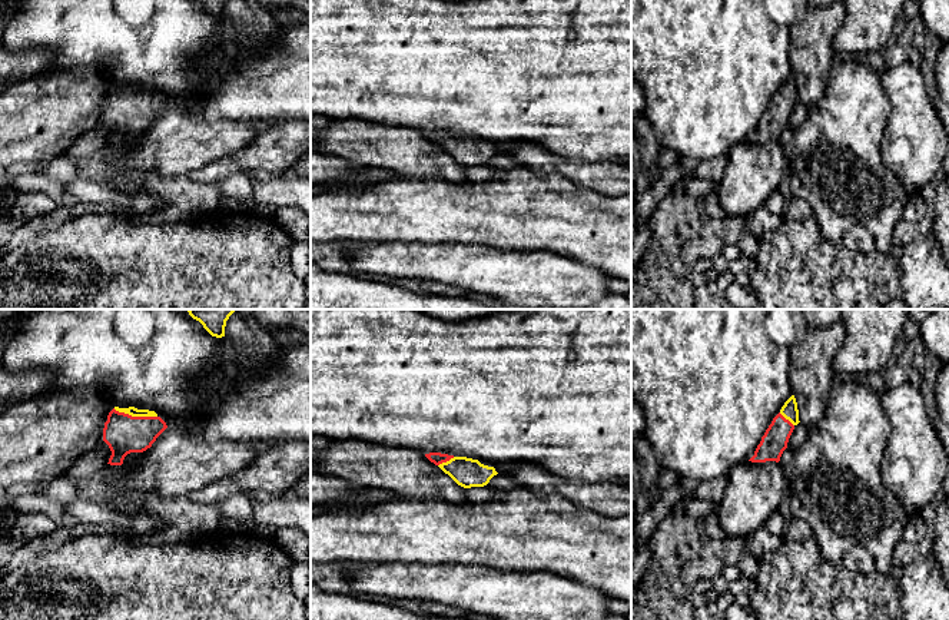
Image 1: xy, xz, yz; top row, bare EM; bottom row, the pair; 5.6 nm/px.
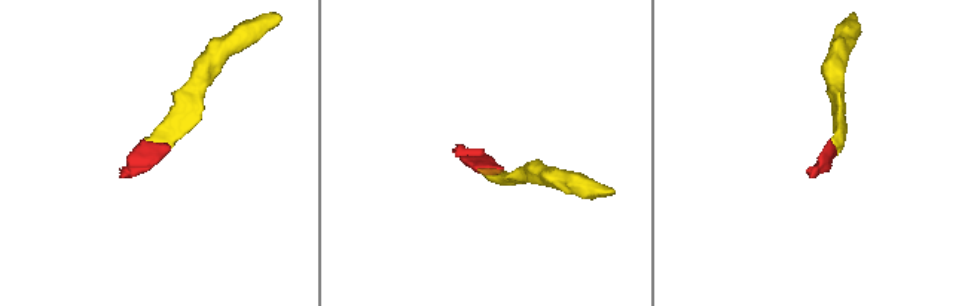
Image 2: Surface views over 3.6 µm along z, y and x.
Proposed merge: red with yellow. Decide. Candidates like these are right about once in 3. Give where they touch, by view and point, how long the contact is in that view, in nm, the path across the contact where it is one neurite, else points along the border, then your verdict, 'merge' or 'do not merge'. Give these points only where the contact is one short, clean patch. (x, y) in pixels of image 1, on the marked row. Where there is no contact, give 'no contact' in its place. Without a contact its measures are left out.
xy (135, 417) | 260 nm | across xy (123, 434), (135, 417), (132, 411) | merge

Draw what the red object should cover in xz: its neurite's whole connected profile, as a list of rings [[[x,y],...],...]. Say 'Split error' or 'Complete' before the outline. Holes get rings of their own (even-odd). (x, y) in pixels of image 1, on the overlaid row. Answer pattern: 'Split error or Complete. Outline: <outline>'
Split error. Outline: [[[429,452],[425,457],[464,488],[484,487],[498,474],[494,467],[484,465],[478,460],[467,457],[454,457],[441,452]]]

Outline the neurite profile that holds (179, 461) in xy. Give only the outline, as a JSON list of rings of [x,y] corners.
[[[198,424],[167,427],[143,455],[142,461],[120,477],[119,485],[132,495],[155,493],[163,498],[182,497],[218,480],[228,478],[250,465],[269,444],[203,441]]]

